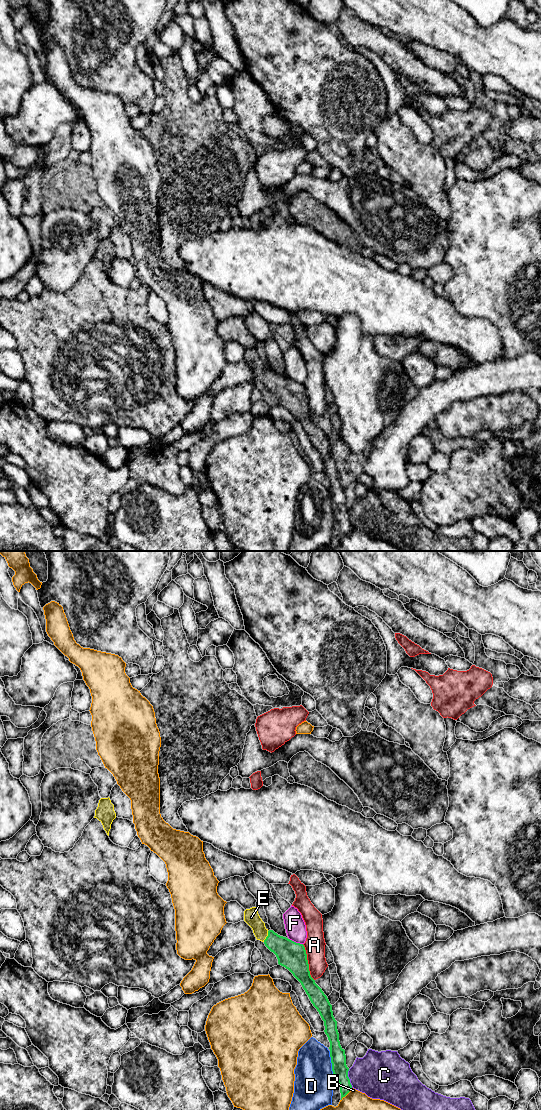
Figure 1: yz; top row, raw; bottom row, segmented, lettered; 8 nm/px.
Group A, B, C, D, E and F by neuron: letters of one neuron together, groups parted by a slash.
A / B / C / D / E / F

